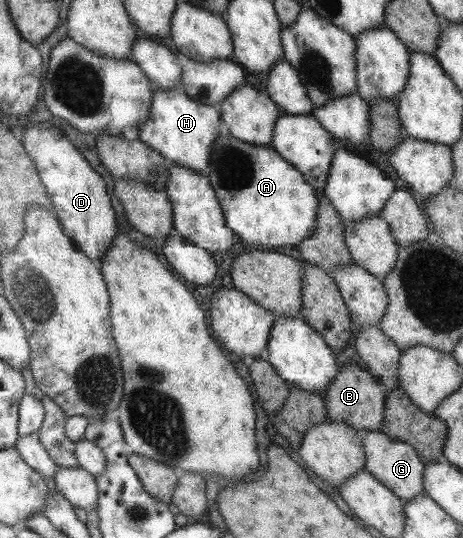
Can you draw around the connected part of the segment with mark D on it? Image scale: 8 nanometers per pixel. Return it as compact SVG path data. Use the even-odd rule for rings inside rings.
M28 122L24 130L19 132L19 137L31 154L40 180L52 201L54 214L63 226L63 232L88 260L100 260L110 248L112 238L116 236L116 220L106 196L106 186L102 178L92 168L88 168L88 162L66 138L46 138L60 136L54 127L56 126L47 122Z

